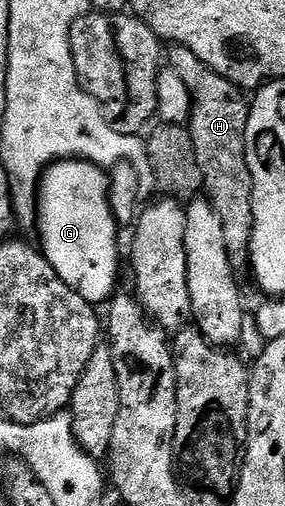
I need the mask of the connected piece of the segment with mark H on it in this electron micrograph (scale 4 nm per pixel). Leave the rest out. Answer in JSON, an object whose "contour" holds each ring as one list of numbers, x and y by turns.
{"contour":[[172,44,166,52,168,68,177,73,192,95,191,114,187,122,195,155,201,169,203,189,223,225,224,245,234,272,246,270,249,243,253,234,253,182,246,161,246,123,250,104,239,87,203,65,185,46]]}

